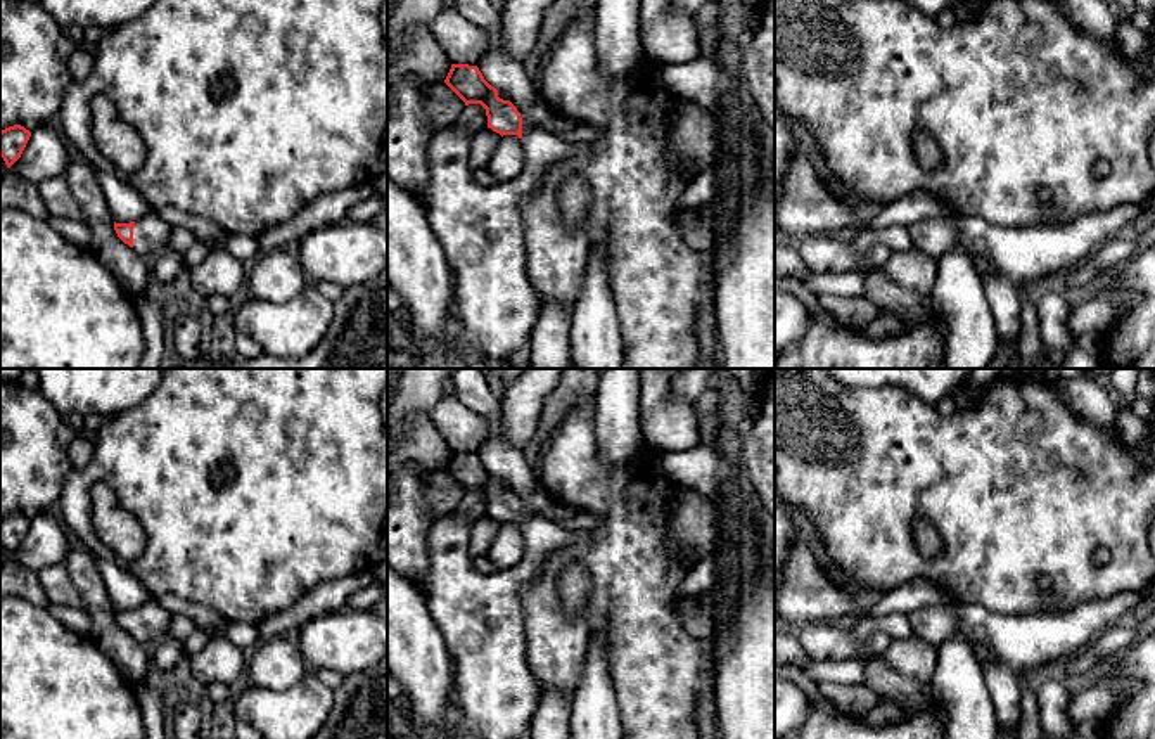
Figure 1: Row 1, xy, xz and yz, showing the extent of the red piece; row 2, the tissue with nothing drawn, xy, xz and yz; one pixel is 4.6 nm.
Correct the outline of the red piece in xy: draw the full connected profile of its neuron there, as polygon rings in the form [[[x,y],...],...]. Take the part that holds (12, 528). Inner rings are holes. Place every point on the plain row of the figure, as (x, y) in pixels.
[[[14,512],[0,519],[0,543],[7,556],[21,545],[29,524],[31,519],[21,512]]]

